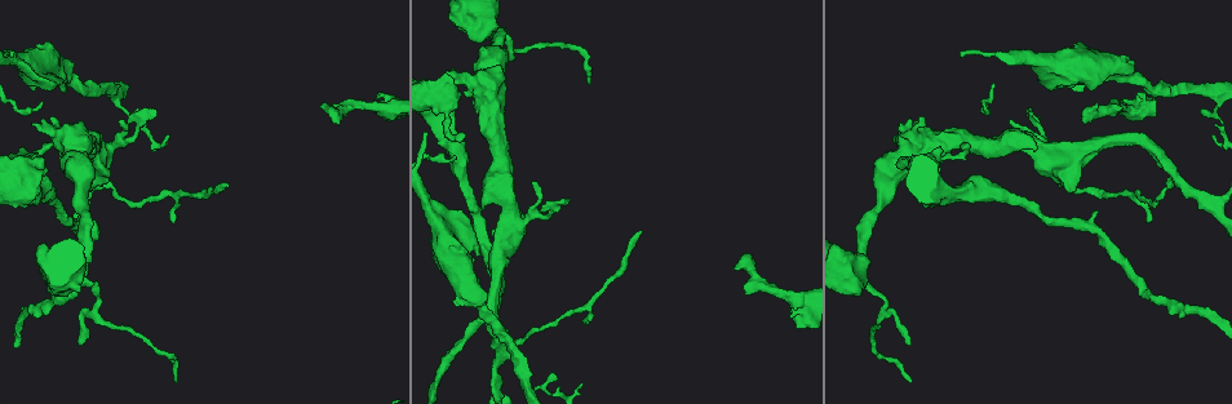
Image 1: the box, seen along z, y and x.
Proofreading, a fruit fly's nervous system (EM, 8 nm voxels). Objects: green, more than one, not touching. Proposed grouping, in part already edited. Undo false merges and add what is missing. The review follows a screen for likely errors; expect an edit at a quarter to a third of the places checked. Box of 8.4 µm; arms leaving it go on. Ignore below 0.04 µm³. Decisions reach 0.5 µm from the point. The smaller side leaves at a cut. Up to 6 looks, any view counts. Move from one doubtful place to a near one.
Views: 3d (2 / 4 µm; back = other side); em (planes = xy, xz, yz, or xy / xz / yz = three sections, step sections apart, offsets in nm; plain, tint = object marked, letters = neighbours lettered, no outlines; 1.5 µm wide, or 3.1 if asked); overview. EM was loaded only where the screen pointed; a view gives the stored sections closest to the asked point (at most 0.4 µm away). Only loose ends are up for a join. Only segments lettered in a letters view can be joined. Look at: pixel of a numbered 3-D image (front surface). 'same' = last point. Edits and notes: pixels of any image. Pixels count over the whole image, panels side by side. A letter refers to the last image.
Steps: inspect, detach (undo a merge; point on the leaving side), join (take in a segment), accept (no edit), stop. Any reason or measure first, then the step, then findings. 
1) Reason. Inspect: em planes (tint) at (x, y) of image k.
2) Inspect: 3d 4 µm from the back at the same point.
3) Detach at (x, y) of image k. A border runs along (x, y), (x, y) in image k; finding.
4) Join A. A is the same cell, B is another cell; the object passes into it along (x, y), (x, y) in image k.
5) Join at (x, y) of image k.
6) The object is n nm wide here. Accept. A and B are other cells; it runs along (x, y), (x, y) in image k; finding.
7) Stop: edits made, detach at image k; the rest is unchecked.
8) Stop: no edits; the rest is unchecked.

Inspect: 3d 2 µm at (1096, 106) of image 1.

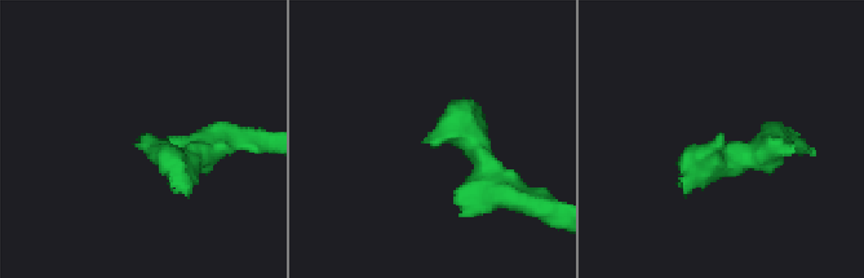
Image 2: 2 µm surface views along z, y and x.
Inspect: em planes (letters) at (143, 133) of image 2.

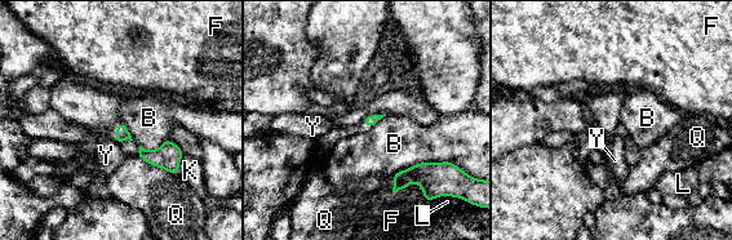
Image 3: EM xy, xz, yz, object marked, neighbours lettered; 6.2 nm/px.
Accept. B, F, K, L, Q and Y are other cells; none of them fits.

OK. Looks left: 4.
Sharp bend. Inspect: 3d 4 µm at (916, 146) of image 1.

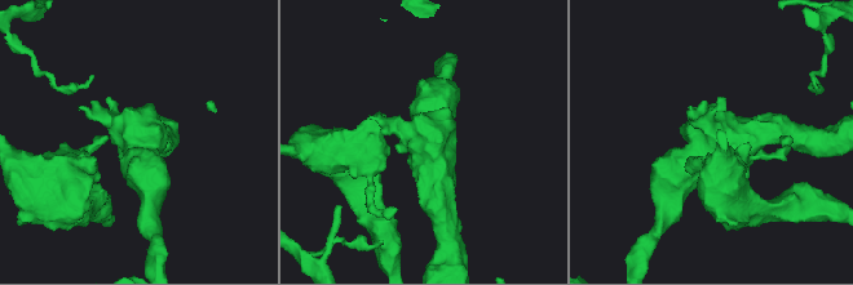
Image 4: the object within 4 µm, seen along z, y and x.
Shape alone is not enough. Inspect: em planes (tint) at (431, 141) of image 4.

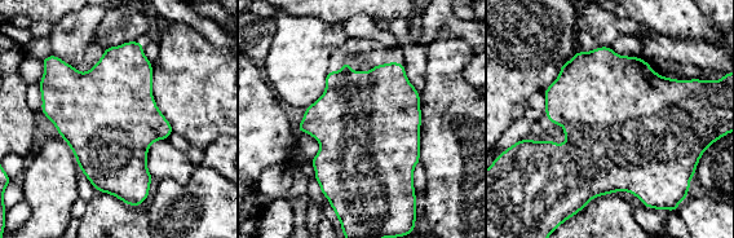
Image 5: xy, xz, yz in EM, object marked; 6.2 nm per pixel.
Inspect: em planes (letters) at the same point.

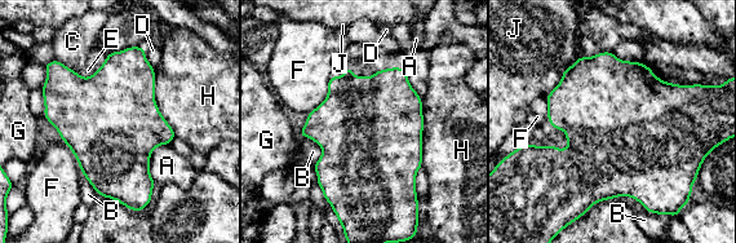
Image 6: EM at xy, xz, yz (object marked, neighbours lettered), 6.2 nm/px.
The object is 600 nm wide here. Accept. A, B, C, D, E, F, G, H and J are other cells; a border runs along (154, 69), (154, 100), (176, 136) in image 6; all the same cell.

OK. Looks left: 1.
Stop: no edits; the rest is unchecked.

